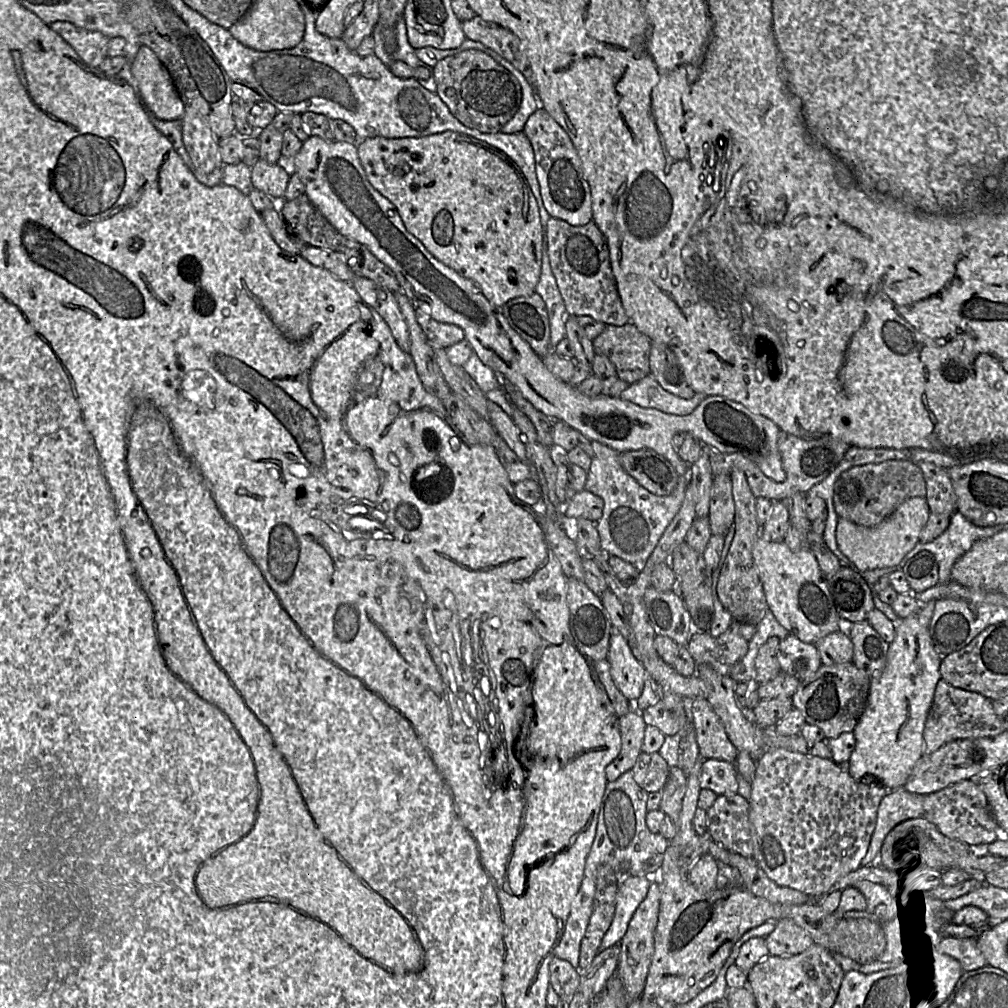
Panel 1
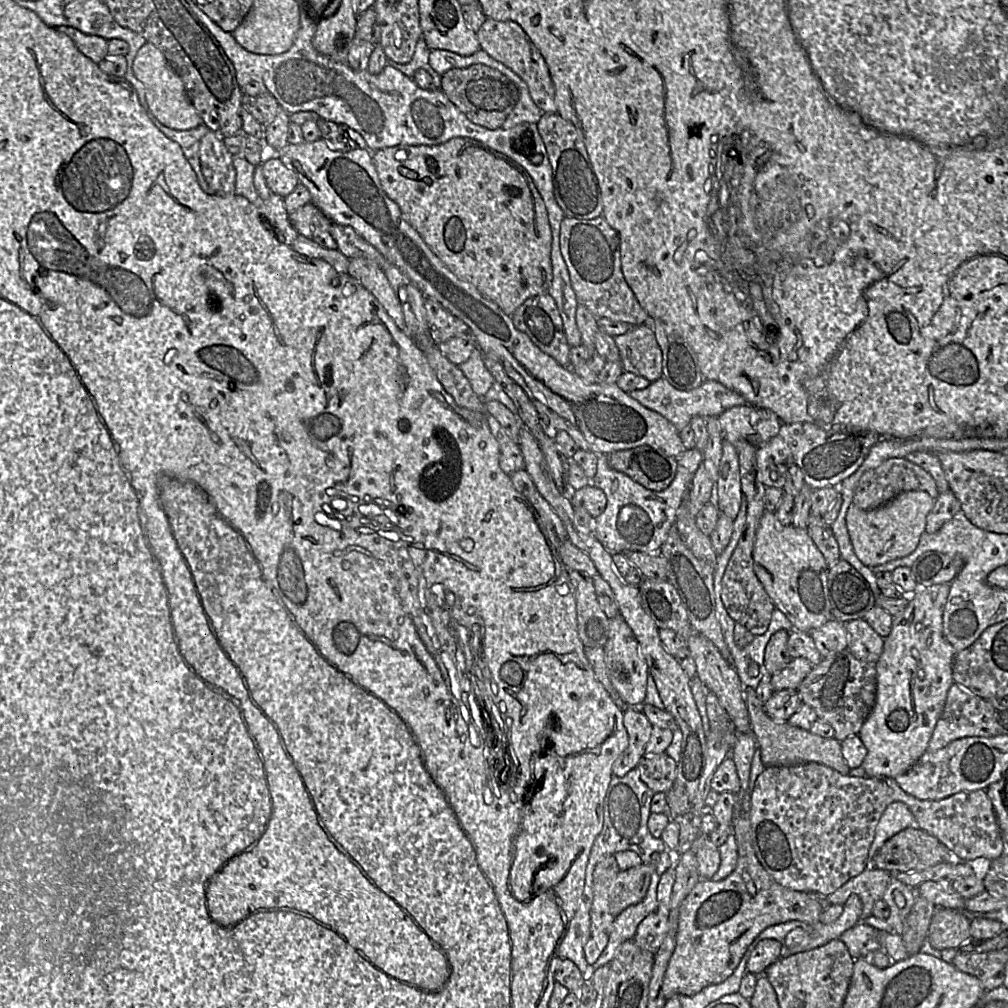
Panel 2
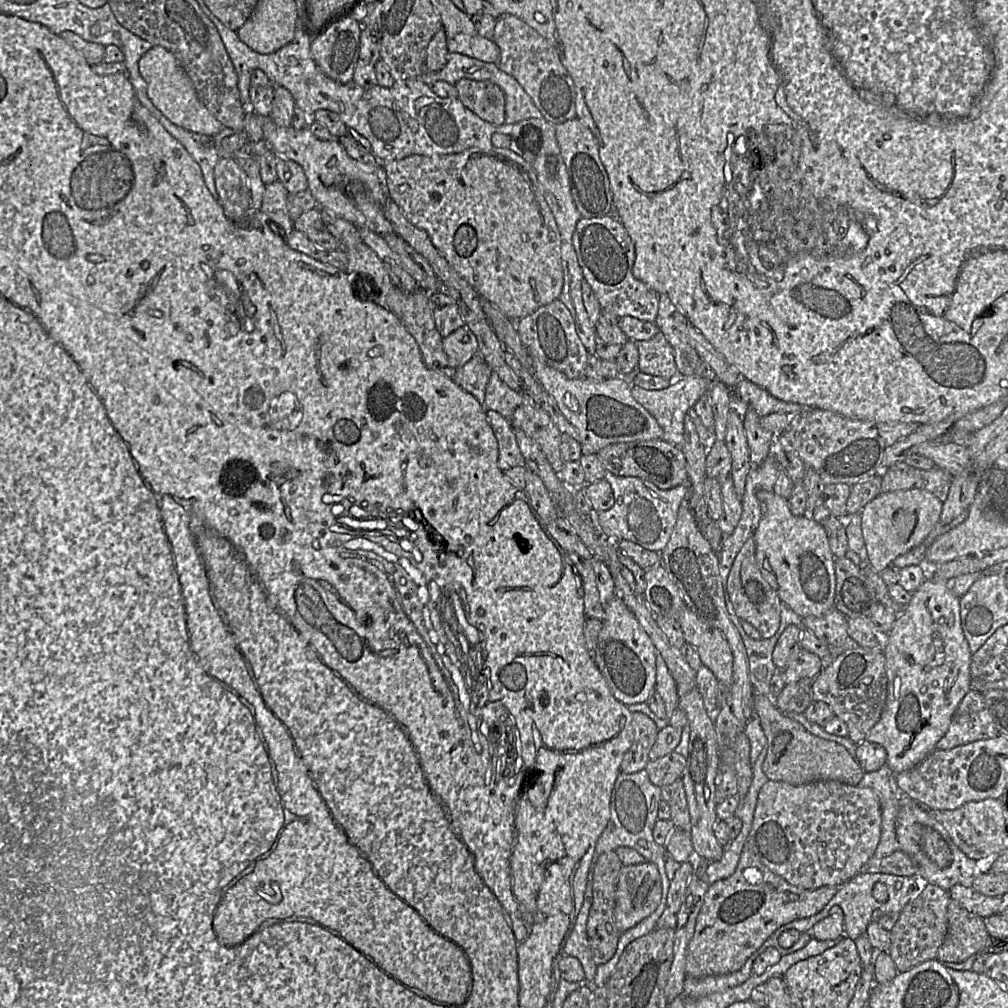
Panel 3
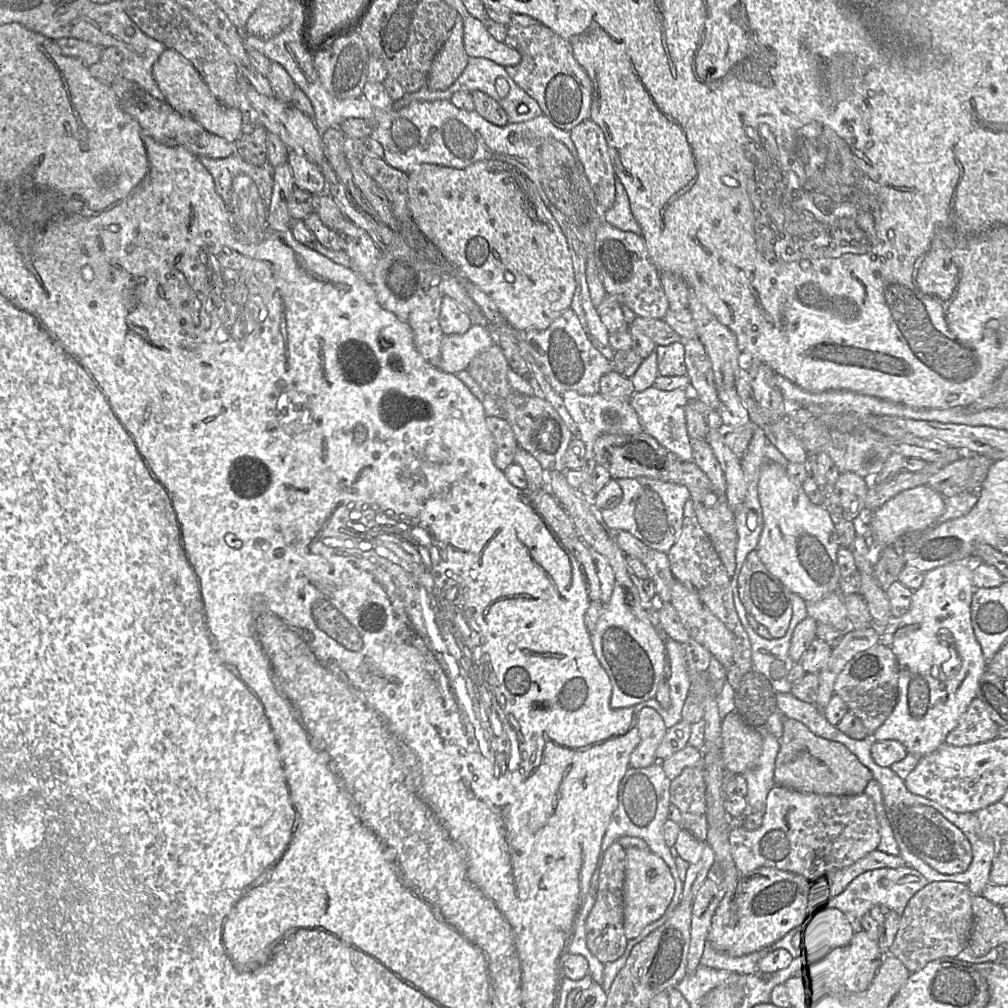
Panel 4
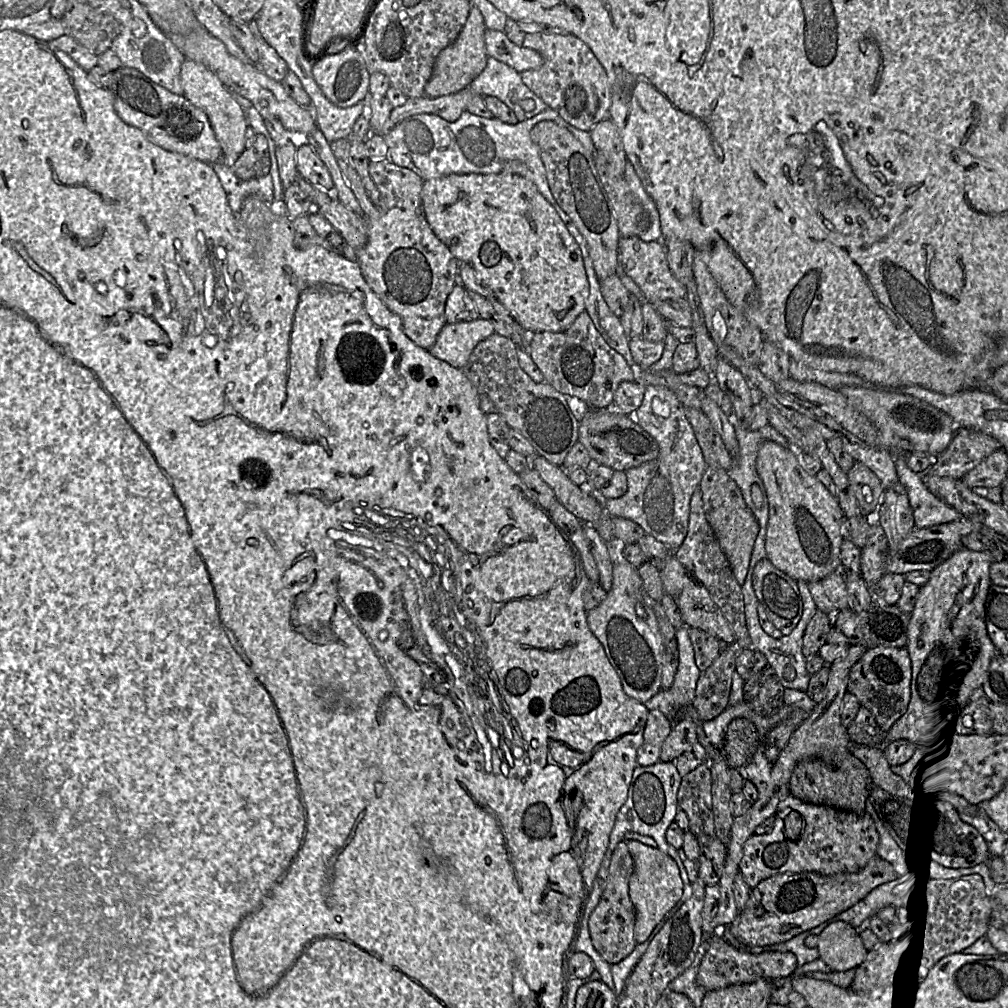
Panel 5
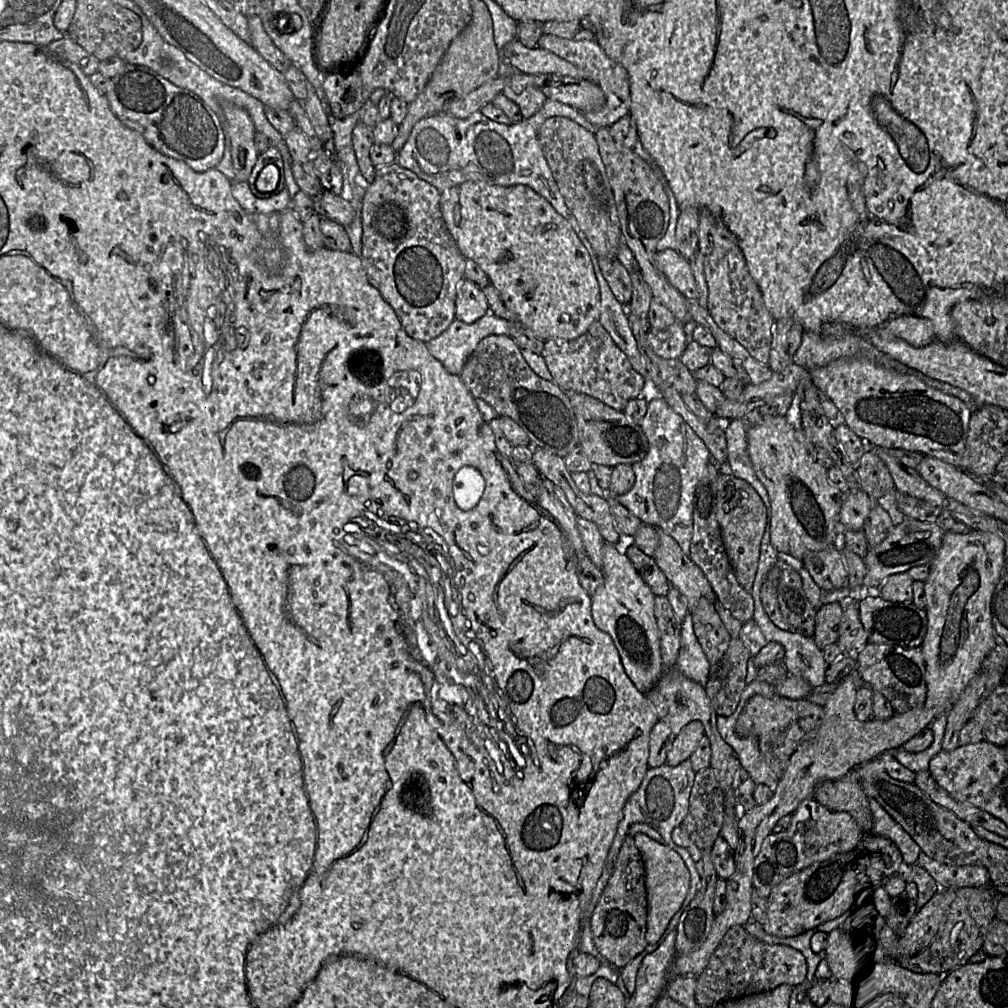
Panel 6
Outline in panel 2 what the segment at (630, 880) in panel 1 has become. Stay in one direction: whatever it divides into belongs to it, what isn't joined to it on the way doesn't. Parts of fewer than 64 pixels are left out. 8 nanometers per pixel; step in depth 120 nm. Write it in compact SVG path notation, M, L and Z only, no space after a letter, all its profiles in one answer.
M653 871L651 883L645 898L638 904L627 907L615 917L608 944L599 959L596 961L594 967L610 964L620 946L627 940L634 938L637 927L641 921L656 910L658 906L658 884L657 873Z

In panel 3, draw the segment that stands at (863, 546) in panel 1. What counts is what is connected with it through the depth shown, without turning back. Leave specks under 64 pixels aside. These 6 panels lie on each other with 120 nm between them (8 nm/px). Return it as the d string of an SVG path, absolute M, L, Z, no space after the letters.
M918 488L881 493L866 504L861 511L861 527L874 570L881 573L895 558L920 545L939 522L942 506L934 494Z

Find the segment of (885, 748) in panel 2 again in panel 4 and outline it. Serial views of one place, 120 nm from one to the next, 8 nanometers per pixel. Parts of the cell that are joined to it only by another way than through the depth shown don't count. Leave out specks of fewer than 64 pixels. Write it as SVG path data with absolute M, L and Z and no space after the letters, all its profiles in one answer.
M969 559L955 561L930 570L925 573L924 581L921 587L913 592L910 608L902 618L898 619L898 625L892 636L890 646L896 656L899 667L898 701L891 715L872 735L872 740L874 742L896 740L905 746L908 753L916 753L921 756L925 756L945 742L947 735L958 725L971 701L978 696L979 682L983 674L987 672L988 661L983 656L982 648L974 634L971 624L971 601L974 592L978 589L975 588L973 584L973 565L973 559Z

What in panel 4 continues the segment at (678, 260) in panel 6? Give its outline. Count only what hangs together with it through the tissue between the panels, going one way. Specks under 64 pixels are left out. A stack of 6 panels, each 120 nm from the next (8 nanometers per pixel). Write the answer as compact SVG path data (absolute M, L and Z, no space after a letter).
M606 221L603 222L596 231L595 260L606 293L618 299L625 309L626 317L631 313L642 318L659 320L664 318L669 309L669 303L662 286L660 271L650 260L645 241L641 235L622 231Z

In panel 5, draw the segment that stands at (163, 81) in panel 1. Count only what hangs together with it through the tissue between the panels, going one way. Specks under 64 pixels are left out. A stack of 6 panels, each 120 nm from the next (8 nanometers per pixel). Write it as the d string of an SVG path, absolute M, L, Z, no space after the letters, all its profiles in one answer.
M186 58L181 66L180 78L183 95L207 114L216 138L222 147L223 156L227 160L235 160L246 149L245 133L248 122L243 108L217 75L201 63Z

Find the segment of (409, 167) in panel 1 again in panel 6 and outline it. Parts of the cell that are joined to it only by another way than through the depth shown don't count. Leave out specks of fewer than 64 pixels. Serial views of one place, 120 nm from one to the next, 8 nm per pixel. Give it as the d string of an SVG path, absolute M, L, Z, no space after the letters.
M466 181L441 192L440 208L445 224L453 236L461 254L466 259L473 260L482 271L486 273L490 283L499 292L500 298L506 308L516 315L518 323L530 330L536 337L542 340L551 338L572 340L584 334L593 322L598 321L600 288L590 255L570 223L561 216L544 197L535 192L532 188L523 184L499 186L484 181Z

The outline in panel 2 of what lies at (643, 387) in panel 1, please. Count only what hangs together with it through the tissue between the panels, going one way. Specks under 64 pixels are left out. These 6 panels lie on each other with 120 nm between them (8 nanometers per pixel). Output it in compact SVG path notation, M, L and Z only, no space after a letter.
M661 378L651 382L644 389L629 392L628 395L644 407L665 417L676 427L678 432L689 425L694 416L718 417L732 407L748 405L742 395L713 380L704 380L699 387L693 390L682 391L674 388L667 380Z

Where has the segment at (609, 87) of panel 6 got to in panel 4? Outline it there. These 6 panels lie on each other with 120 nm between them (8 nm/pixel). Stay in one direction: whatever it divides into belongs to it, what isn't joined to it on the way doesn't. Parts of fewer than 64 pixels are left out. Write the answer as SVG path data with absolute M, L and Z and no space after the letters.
M543 24L507 26L505 44L521 54L517 65L504 66L509 76L534 98L551 122L570 131L584 120L590 119L592 82L586 70L573 54L572 45Z

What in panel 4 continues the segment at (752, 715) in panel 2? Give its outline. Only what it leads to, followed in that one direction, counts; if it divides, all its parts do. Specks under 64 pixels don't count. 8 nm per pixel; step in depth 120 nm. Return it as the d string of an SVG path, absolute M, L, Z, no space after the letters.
M783 719L779 744L774 770L777 786L805 794L853 796L864 793L873 779L870 770L843 744L816 736L797 720Z

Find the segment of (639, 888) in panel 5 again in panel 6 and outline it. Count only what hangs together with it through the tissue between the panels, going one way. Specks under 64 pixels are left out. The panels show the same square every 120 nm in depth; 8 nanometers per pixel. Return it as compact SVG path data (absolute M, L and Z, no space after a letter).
M646 834L633 836L645 866L645 885L647 891L647 930L645 938L648 944L661 939L671 918L680 909L690 886L690 872L681 856L663 843L659 843Z

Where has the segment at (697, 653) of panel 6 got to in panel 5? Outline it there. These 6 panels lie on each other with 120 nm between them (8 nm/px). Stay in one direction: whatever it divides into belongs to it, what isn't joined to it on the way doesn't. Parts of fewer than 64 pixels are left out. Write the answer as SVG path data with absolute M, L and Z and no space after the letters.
M683 624L676 630L679 658L671 687L660 689L644 703L649 711L658 710L672 722L676 721L683 708L691 705L701 673L695 663L694 649L689 638L688 628Z

